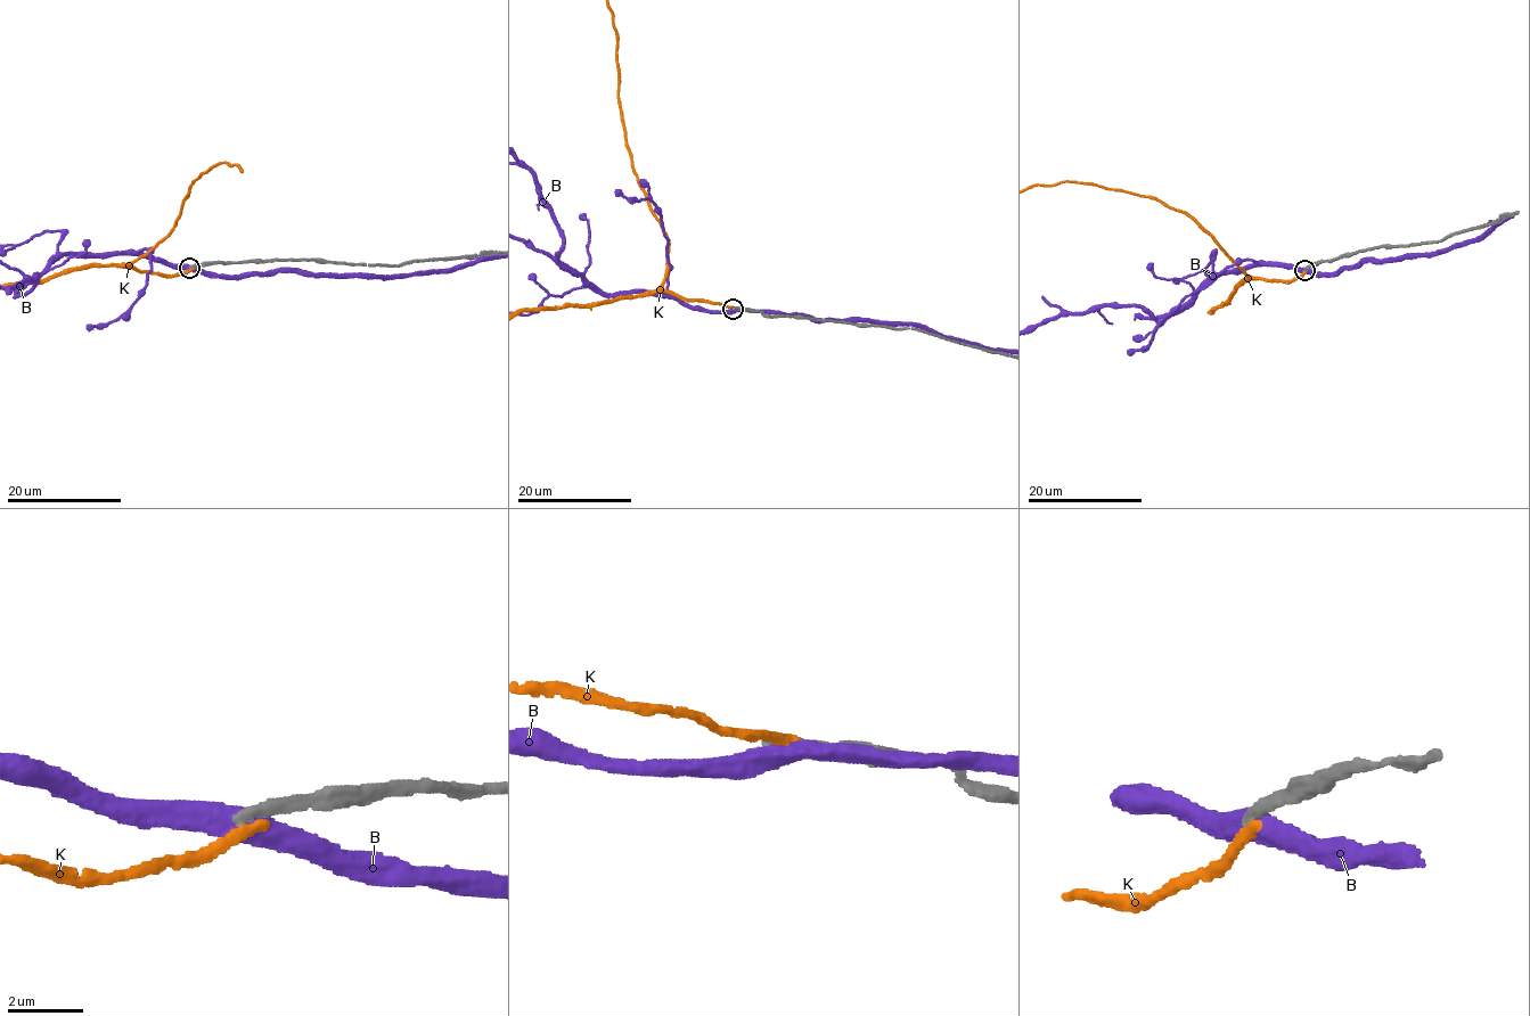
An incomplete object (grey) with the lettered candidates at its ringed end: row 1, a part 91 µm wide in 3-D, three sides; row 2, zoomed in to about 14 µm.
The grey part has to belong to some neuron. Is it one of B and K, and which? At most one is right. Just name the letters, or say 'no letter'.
no letter

